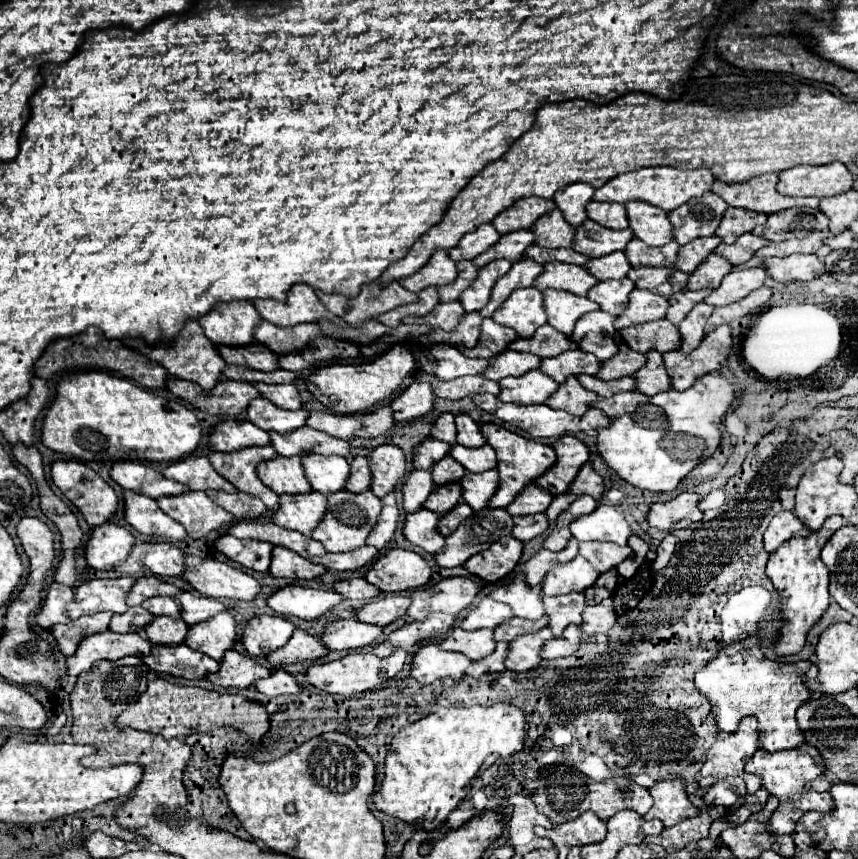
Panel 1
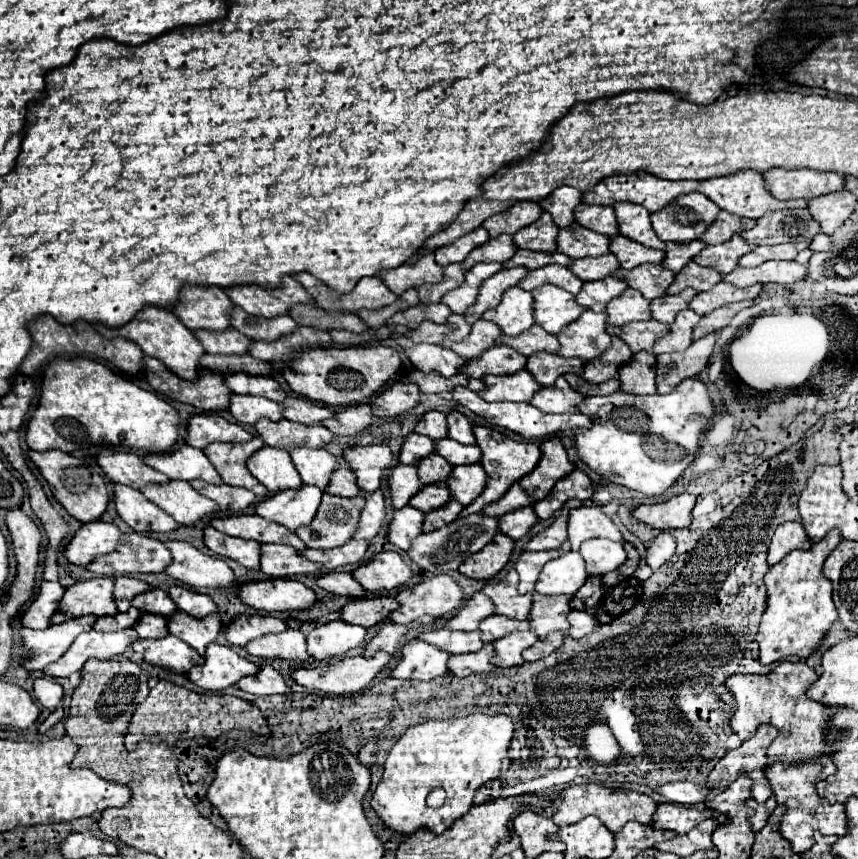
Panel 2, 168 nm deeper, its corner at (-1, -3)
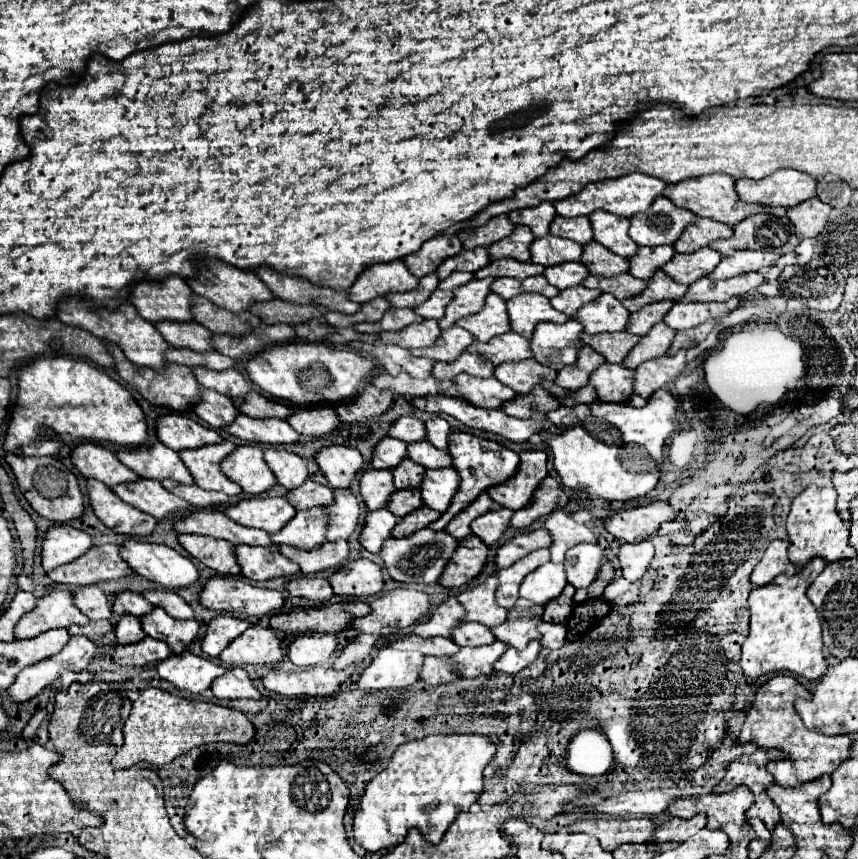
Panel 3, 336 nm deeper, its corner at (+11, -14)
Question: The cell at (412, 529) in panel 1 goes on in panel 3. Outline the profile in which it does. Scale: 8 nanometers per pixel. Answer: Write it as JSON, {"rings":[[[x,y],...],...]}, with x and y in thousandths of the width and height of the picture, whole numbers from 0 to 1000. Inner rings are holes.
{"rings":[[[453,593],[432,595],[425,604],[425,614],[423,614],[423,620],[418,625],[421,634],[432,644],[442,644],[446,639],[446,632],[451,627],[456,627],[456,618],[458,618],[463,607],[465,604]]]}

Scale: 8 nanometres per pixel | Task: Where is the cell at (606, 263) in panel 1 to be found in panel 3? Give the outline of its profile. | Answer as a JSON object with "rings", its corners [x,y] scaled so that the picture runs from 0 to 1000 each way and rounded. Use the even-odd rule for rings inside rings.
{"rings":[[[656,306],[656,308],[638,311],[633,320],[638,322],[638,327],[642,332],[647,332],[652,339],[656,339],[656,336],[677,332],[689,318],[679,306]]]}

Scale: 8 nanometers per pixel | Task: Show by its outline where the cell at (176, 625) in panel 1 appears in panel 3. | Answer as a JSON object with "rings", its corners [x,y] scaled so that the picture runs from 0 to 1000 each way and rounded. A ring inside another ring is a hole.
{"rings":[[[143,716],[141,718],[141,723],[134,730],[134,739],[136,739],[136,746],[141,751],[153,751],[153,749],[160,749],[169,742],[164,723],[155,716]]]}

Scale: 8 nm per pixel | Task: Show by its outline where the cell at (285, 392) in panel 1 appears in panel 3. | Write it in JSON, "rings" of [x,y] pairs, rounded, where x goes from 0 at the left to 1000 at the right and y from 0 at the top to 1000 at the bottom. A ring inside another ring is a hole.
{"rings":[[[230,427],[230,430],[225,430],[225,434],[227,434],[234,451],[255,455],[265,462],[286,462],[288,458],[293,458],[293,448],[288,446],[288,441],[276,430],[241,432],[239,427]]]}

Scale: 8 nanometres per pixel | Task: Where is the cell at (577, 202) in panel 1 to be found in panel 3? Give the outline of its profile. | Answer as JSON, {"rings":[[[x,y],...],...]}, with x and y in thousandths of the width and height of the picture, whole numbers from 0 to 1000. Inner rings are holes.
{"rings":[[[633,234],[631,239],[619,241],[619,243],[596,246],[593,255],[600,262],[619,264],[624,276],[635,276],[635,274],[640,274],[640,264],[642,264],[642,257],[647,255],[647,250],[649,250],[649,246],[647,246],[645,236],[642,234]]]}

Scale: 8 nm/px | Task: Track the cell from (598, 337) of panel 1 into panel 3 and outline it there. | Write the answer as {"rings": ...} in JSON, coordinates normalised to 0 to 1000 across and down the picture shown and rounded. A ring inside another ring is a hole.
{"rings":[[[663,371],[656,378],[647,376],[631,376],[619,392],[621,416],[647,432],[661,425],[670,425],[672,411],[679,404],[677,390],[679,378],[672,371]]]}

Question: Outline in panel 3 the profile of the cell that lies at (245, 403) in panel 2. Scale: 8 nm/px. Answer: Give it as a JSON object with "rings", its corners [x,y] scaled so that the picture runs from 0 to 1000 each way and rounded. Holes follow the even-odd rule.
{"rings":[[[241,453],[234,455],[234,467],[232,474],[227,474],[227,481],[248,499],[260,499],[269,495],[276,488],[276,483],[281,483],[281,478],[267,462]]]}

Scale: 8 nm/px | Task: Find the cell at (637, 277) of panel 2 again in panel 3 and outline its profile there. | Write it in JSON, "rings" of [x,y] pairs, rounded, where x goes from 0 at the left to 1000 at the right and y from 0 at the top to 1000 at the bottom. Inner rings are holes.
{"rings":[[[726,318],[721,322],[686,322],[682,327],[684,334],[696,334],[700,336],[703,341],[712,341],[717,343],[721,350],[728,350],[733,346],[740,346],[740,343],[747,343],[754,334],[754,327],[749,325],[742,325],[733,318]]]}

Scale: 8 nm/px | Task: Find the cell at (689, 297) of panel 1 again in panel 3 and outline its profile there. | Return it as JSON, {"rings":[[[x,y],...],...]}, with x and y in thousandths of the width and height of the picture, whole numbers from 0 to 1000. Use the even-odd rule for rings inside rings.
{"rings":[[[768,350],[768,353],[761,353],[761,355],[745,360],[742,364],[735,364],[731,385],[740,388],[740,390],[754,390],[761,378],[773,374],[773,369],[777,367],[777,362],[782,357],[784,357],[784,350]]]}

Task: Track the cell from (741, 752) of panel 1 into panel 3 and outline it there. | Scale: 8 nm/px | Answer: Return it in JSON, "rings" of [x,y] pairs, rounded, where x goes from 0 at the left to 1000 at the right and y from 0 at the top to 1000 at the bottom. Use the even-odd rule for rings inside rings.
{"rings":[[[882,872],[873,879],[864,879],[861,884],[850,888],[845,905],[831,916],[831,923],[847,923],[859,914],[868,914],[878,921],[878,925],[885,925],[901,912],[892,891],[896,886],[910,884],[910,881],[913,881],[913,877],[908,877],[906,872],[899,872],[899,877],[896,877],[896,872]]]}

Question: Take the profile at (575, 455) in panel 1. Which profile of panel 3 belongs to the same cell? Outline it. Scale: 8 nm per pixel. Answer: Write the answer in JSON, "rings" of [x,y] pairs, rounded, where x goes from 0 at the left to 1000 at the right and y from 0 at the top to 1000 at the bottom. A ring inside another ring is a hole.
{"rings":[[[610,525],[605,532],[605,546],[596,555],[596,560],[577,565],[577,569],[568,572],[572,581],[577,581],[577,586],[596,595],[612,590],[628,562],[638,555],[638,530],[633,525]]]}

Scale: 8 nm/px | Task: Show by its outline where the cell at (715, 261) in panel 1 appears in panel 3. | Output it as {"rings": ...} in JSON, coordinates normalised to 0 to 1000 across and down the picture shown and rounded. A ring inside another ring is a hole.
{"rings":[[[766,315],[759,325],[756,325],[756,332],[754,332],[754,339],[752,343],[747,343],[745,348],[733,348],[731,355],[735,362],[745,362],[745,357],[752,357],[752,355],[759,355],[763,350],[773,350],[773,348],[782,348],[782,350],[791,350],[796,348],[796,343],[801,341],[801,332],[796,329],[789,329],[787,325],[782,325],[780,320],[775,320],[773,315]]]}

